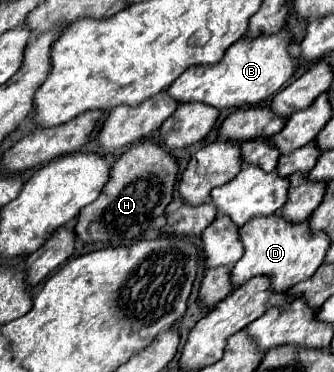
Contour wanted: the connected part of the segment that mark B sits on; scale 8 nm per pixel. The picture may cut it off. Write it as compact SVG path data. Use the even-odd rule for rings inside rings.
M289 30L239 40L237 44L233 44L233 48L229 48L221 64L187 68L187 72L183 72L175 80L175 84L169 86L167 92L177 102L203 102L219 110L255 106L267 100L269 96L275 96L283 88L283 84L295 74L297 60L287 52L291 42L293 34Z

